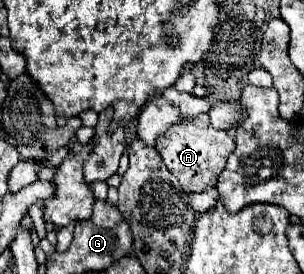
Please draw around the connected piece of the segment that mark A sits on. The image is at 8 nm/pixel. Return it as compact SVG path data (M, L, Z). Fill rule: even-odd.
M200 114L194 120L178 122L174 124L164 136L156 140L156 150L162 156L168 170L178 178L182 190L186 194L202 192L208 186L214 186L218 182L220 172L226 166L228 156L234 152L236 142L228 130L216 130L210 124L208 114Z

